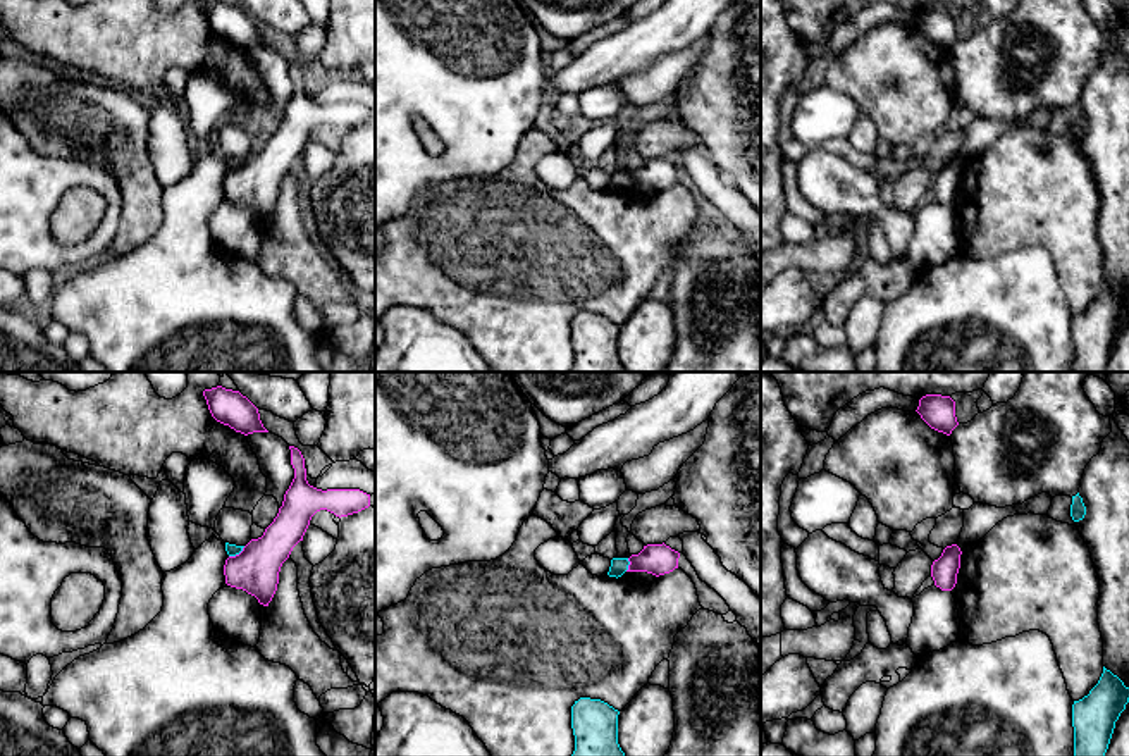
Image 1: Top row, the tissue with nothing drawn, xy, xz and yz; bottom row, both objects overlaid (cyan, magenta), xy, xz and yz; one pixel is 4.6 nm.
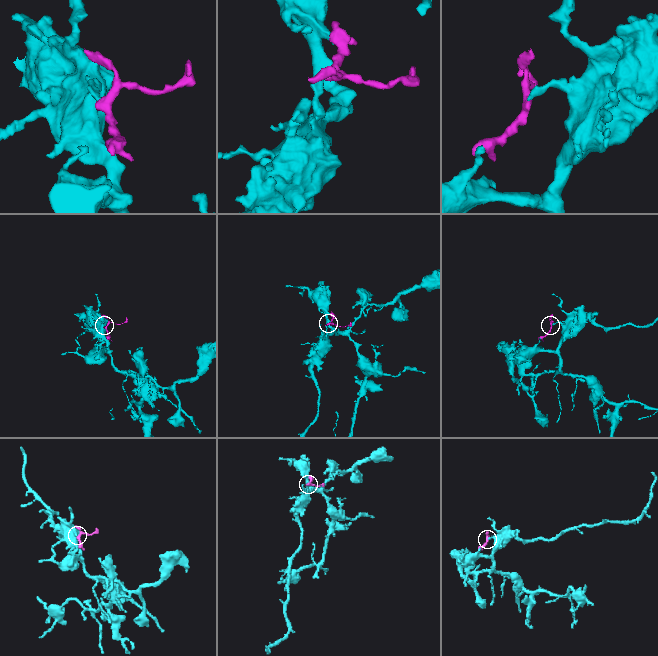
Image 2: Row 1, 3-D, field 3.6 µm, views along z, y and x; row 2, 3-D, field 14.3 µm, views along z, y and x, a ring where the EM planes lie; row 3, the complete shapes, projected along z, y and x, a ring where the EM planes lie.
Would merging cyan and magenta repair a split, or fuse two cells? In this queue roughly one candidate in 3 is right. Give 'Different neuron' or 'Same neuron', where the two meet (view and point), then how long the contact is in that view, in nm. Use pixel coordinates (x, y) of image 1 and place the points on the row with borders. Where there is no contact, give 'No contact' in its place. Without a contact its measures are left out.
Different neuron. Touches cyan at xz (629, 563). Shared border 70 nm

